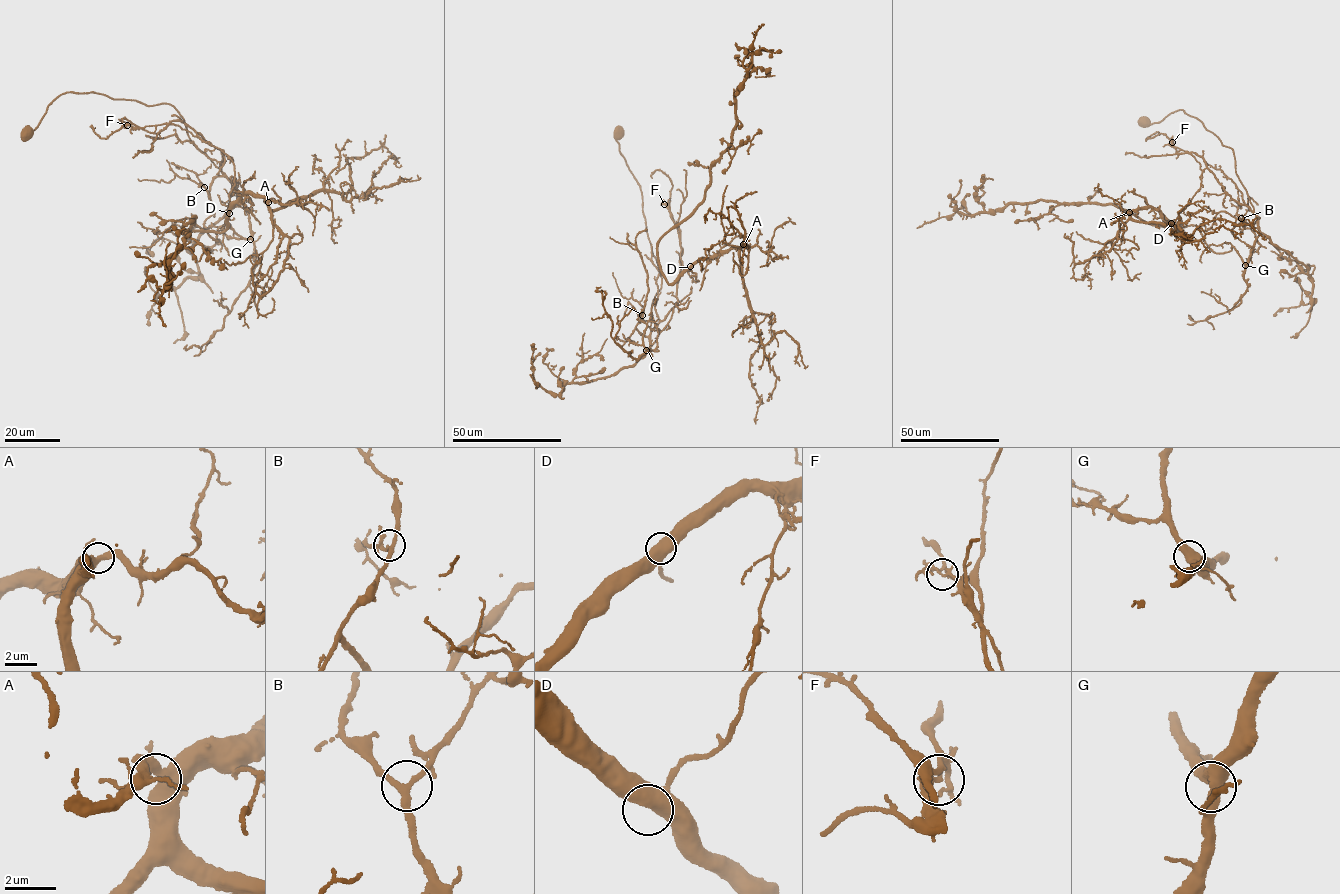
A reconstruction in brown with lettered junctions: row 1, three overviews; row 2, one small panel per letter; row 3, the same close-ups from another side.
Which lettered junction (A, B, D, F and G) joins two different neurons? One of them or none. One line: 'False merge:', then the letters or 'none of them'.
False merge: F

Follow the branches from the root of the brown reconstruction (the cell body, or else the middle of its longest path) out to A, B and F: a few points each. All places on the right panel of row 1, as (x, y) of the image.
A: (1144, 123), (1180, 109), (1201, 121), (1232, 148), (1254, 210), (1207, 168), (1172, 222), (1150, 207), (1129, 212)
B: (1144, 123), (1159, 123), (1182, 109), (1232, 148), (1235, 173), (1259, 217), (1250, 228), (1244, 226), (1241, 218)
F: (1144, 123), (1180, 109), (1201, 121), (1232, 148), (1253, 211), (1224, 190), (1202, 157), (1172, 142)

